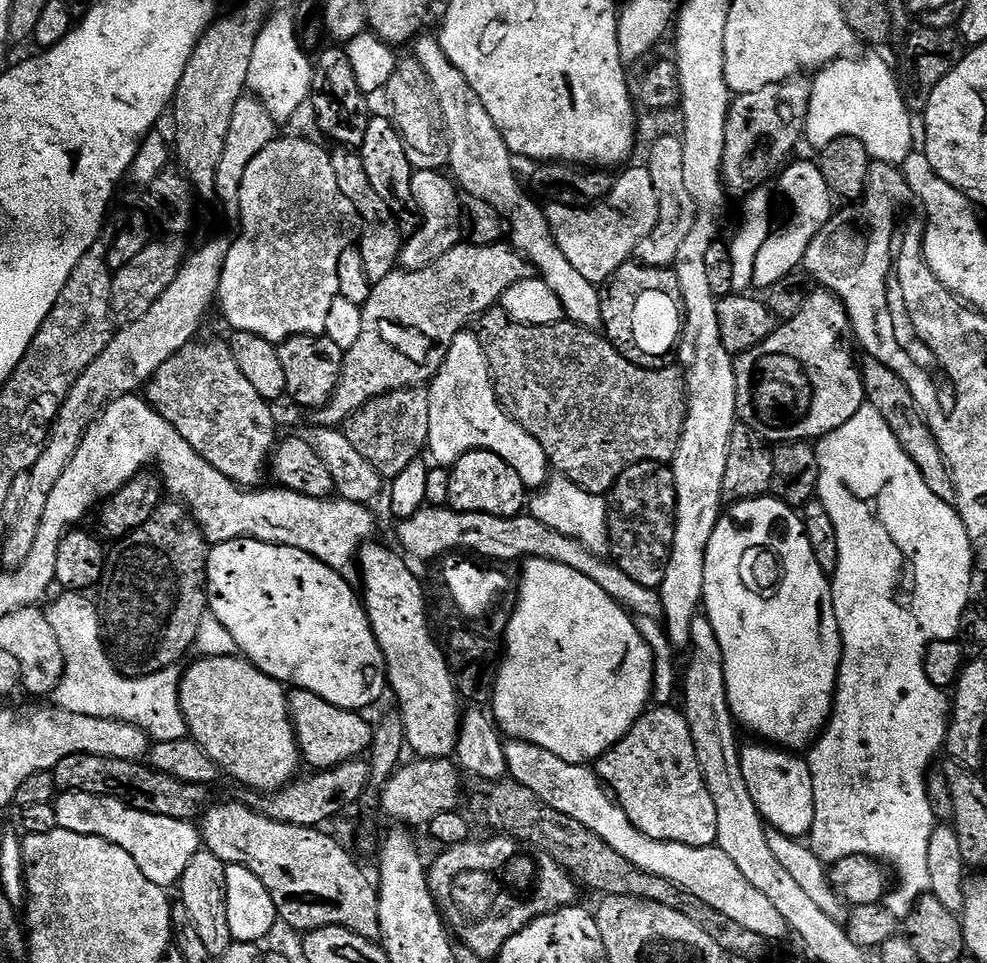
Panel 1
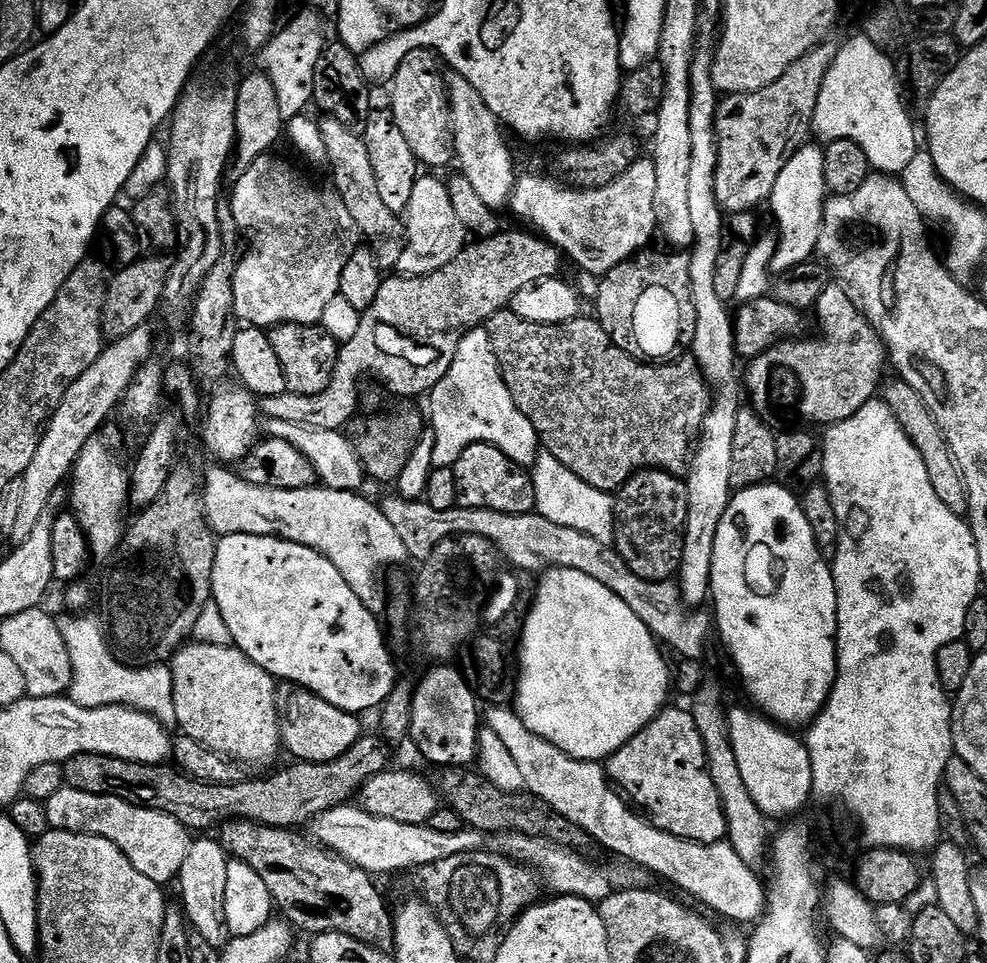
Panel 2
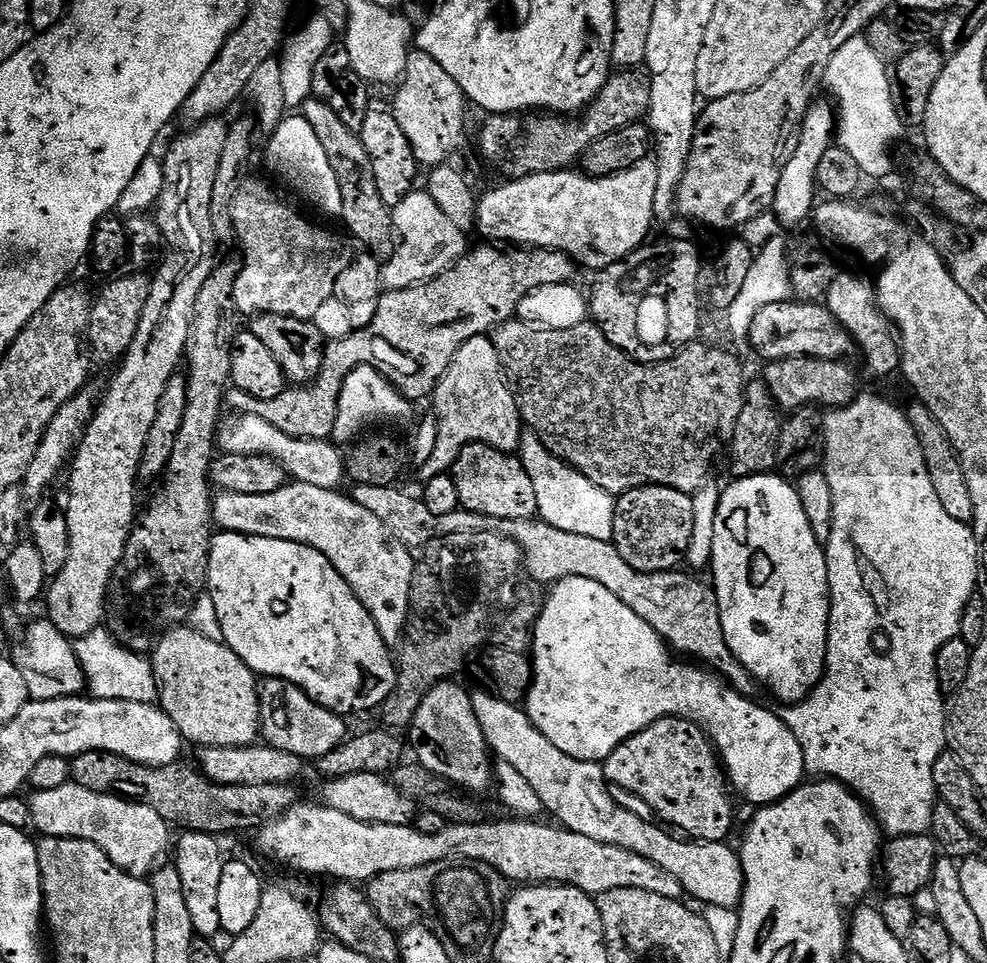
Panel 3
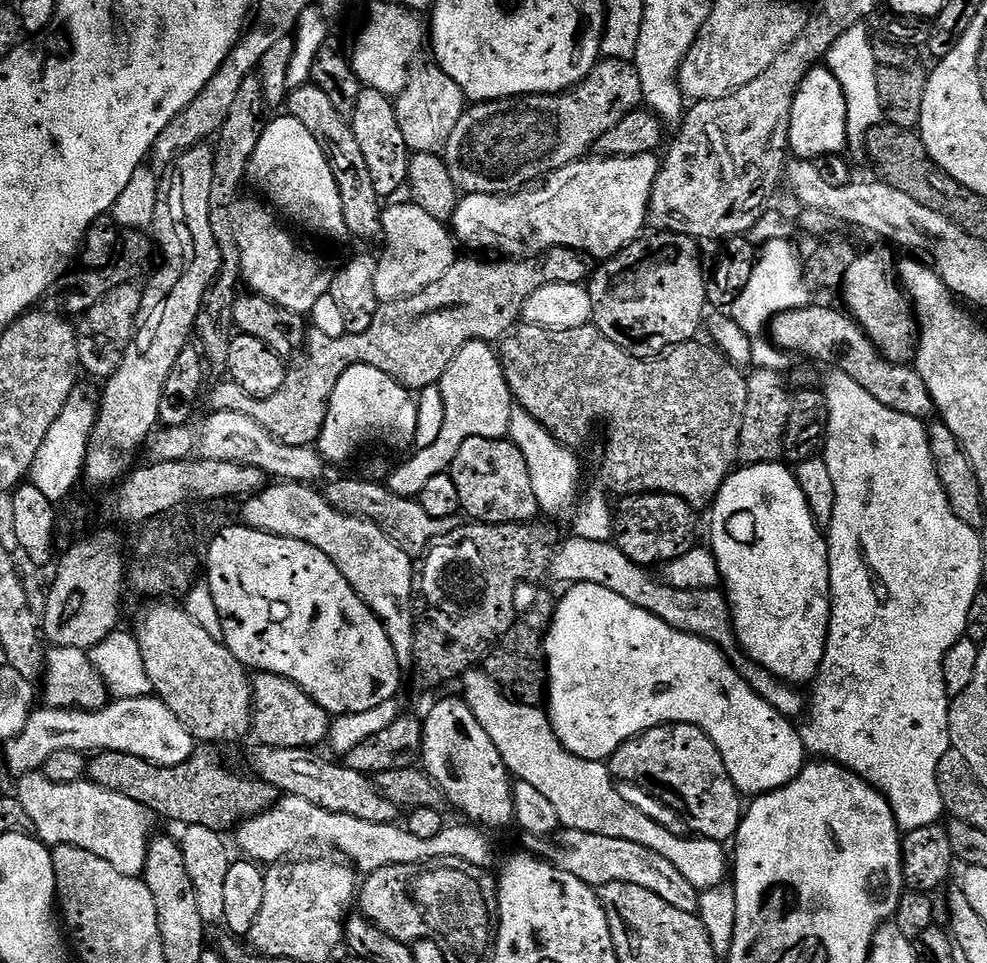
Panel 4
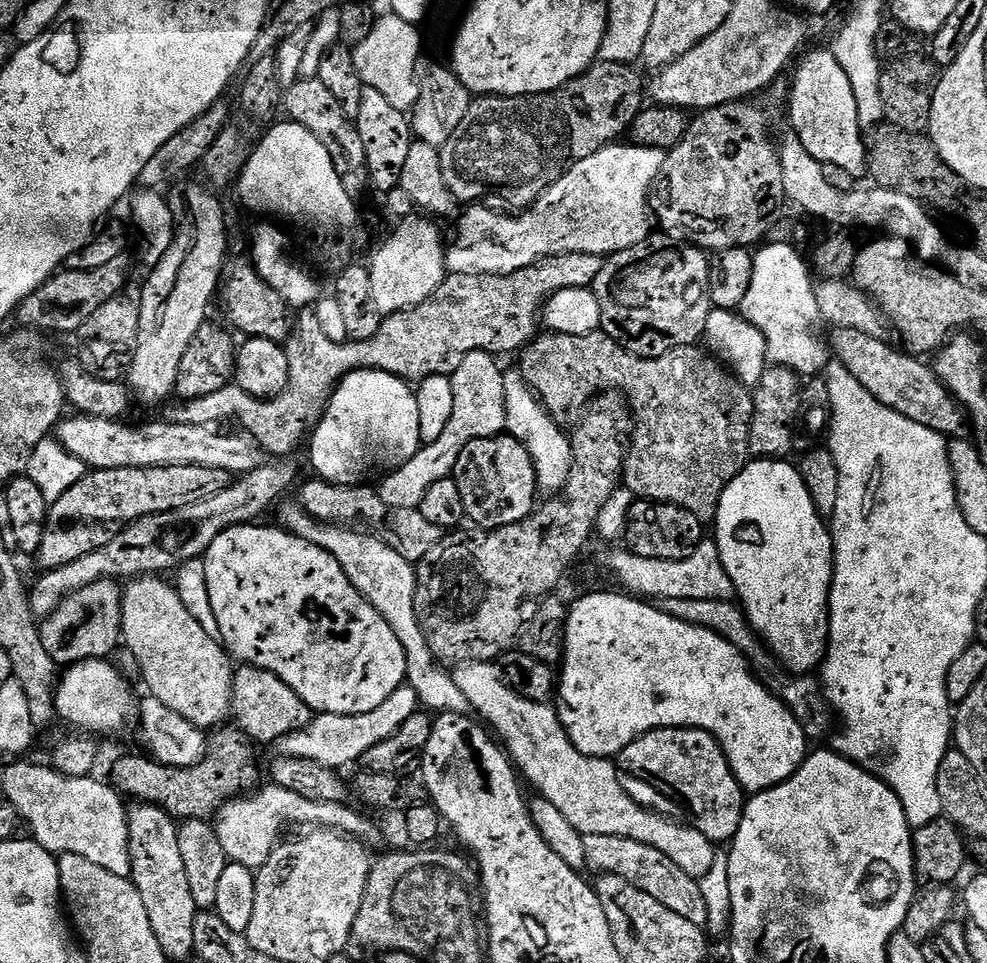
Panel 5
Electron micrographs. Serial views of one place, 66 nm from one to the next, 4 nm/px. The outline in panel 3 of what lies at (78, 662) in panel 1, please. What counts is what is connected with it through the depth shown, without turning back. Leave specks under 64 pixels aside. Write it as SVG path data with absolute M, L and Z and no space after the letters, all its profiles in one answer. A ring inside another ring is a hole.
M107 627L95 628L90 634L79 637L74 647L76 656L84 667L87 691L95 699L133 700L143 704L156 704L161 699L160 683L156 680L151 659L125 648Z

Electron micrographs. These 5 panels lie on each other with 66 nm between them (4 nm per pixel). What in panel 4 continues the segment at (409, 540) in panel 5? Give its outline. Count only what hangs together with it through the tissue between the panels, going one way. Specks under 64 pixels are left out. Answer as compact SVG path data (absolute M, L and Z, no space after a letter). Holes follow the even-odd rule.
M371 478L365 480L336 480L326 488L328 501L340 512L348 512L351 516L363 516L373 520L403 552L409 554L423 553L433 542L459 528L460 516L450 518L430 518L426 510L422 510L419 499L410 496L399 496L389 490L387 483L377 482Z

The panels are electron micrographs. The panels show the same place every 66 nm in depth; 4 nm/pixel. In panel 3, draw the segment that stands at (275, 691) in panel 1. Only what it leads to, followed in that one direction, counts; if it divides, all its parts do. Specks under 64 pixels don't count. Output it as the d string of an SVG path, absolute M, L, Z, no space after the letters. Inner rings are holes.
M181 626L163 633L150 656L156 680L160 683L162 707L174 722L181 737L200 748L246 747L255 745L262 736L262 688L252 669L219 640L211 640L195 627Z

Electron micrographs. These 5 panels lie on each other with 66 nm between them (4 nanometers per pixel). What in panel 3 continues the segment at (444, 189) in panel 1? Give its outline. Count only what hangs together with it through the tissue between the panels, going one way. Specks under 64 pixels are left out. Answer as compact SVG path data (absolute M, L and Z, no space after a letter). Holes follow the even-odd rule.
M412 190L401 195L398 204L391 209L392 227L399 243L391 253L389 264L382 268L384 287L387 291L412 288L415 284L424 284L438 278L463 258L469 251L470 243L465 229L460 228L442 212L442 206L426 190Z

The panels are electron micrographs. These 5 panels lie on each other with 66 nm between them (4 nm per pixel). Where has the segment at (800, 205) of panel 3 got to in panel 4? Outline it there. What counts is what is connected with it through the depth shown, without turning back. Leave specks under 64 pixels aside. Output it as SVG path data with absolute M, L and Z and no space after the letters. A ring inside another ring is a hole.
M826 66L811 68L796 95L788 147L793 157L810 161L821 156L835 156L849 147L848 99L840 80Z

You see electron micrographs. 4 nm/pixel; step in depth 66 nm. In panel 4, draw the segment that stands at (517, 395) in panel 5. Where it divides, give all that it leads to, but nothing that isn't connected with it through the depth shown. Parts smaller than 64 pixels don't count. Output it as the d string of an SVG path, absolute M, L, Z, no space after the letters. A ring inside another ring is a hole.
M525 410L513 411L508 431L512 443L518 446L518 450L522 450L522 458L526 458L526 466L530 470L530 486L534 486L541 513L546 517L560 516L563 512L570 511L580 496L580 464L576 461L577 453L555 440Z

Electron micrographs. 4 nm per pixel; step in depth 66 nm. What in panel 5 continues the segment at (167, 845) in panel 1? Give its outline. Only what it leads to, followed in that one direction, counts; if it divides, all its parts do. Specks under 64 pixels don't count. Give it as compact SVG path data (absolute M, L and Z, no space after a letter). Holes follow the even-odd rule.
M12 762L12 765L4 772L4 792L2 792L3 799L8 800L18 810L21 821L26 825L30 831L31 839L36 843L42 845L47 852L53 854L82 854L82 858L89 859L90 862L95 862L97 866L102 866L102 870L110 870L110 874L118 874L119 876L131 877L132 874L132 850L128 847L128 814L129 809L126 807L125 797L121 796L111 783L104 784L97 778L87 776L86 778L66 778L62 774L58 774L47 763L44 764L20 764L24 762Z

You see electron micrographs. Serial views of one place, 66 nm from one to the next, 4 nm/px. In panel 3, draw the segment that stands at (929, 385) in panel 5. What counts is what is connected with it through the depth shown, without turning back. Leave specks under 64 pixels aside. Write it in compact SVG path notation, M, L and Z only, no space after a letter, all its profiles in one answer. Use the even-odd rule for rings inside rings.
M789 298L774 302L758 312L750 326L748 338L759 359L764 362L789 360L799 356L813 356L815 360L847 361L848 355L857 351L858 345L852 335L830 314L823 303L804 304L801 300Z

